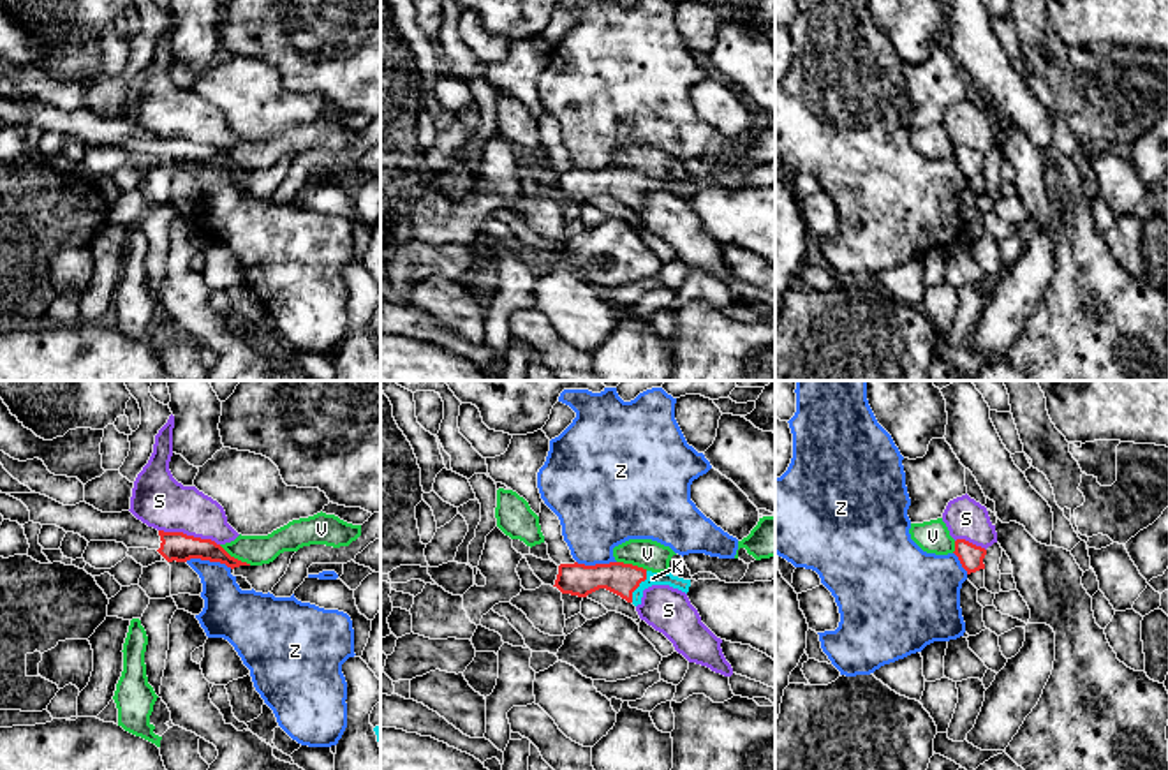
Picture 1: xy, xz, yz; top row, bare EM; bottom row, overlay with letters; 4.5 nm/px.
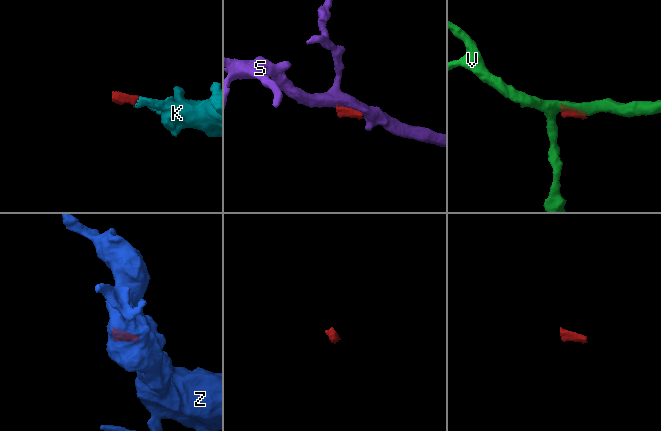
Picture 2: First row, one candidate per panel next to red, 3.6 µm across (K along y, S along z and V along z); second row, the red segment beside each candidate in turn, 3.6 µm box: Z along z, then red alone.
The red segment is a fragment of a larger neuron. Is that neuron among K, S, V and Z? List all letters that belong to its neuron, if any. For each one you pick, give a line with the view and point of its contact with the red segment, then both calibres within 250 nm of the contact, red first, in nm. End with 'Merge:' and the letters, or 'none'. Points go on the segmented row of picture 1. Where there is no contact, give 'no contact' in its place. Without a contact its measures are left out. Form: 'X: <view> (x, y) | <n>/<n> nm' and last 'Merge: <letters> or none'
K: xz (638, 585) | 150/60 nm
Merge: K

